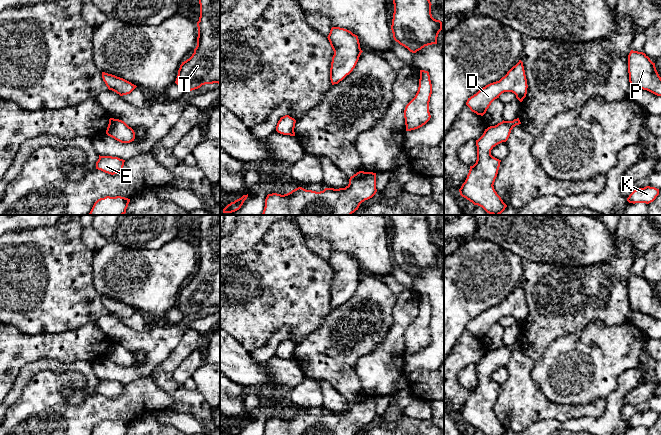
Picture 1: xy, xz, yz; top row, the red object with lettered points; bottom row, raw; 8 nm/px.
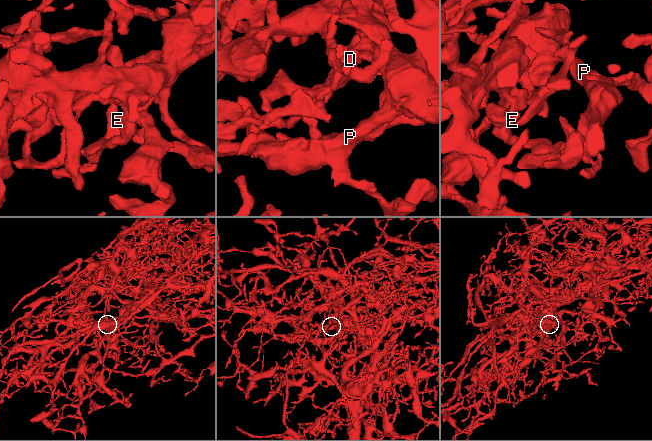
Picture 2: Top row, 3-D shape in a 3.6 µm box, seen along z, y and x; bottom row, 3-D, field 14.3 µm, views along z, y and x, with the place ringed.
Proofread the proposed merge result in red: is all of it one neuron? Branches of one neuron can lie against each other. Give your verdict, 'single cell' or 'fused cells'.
single cell

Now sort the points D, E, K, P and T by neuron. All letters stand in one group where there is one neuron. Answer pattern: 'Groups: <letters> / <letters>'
Groups: D E K P T

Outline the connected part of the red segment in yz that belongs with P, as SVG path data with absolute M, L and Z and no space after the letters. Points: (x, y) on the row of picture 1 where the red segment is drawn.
M631 50L628 55L630 86L661 96L661 77L655 63L643 52Z

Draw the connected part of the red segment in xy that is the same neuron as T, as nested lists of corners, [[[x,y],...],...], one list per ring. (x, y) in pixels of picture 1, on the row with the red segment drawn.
[[[199,0],[199,4],[197,46],[192,56],[180,65],[175,81],[185,92],[205,84],[220,84],[220,0]]]

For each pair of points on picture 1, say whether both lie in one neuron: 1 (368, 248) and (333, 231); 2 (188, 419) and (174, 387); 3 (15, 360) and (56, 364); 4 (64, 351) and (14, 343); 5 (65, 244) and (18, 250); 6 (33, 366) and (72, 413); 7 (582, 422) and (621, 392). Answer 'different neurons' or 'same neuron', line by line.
1: same neuron
2: different neurons
3: different neurons
4: same neuron
5: same neuron
6: different neurons
7: same neuron

